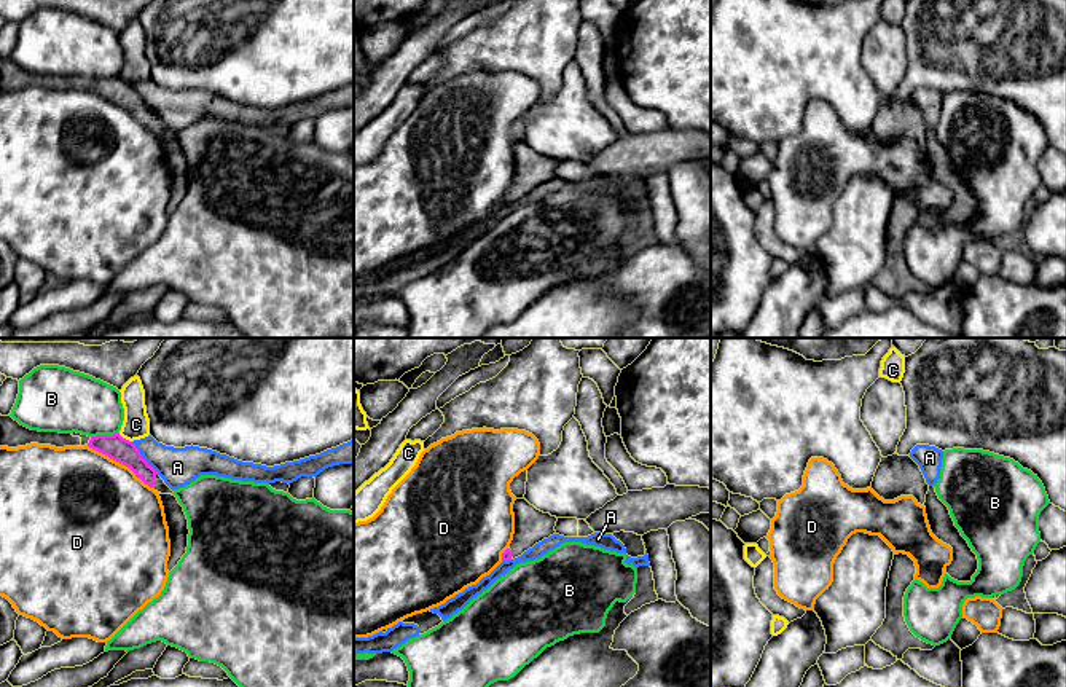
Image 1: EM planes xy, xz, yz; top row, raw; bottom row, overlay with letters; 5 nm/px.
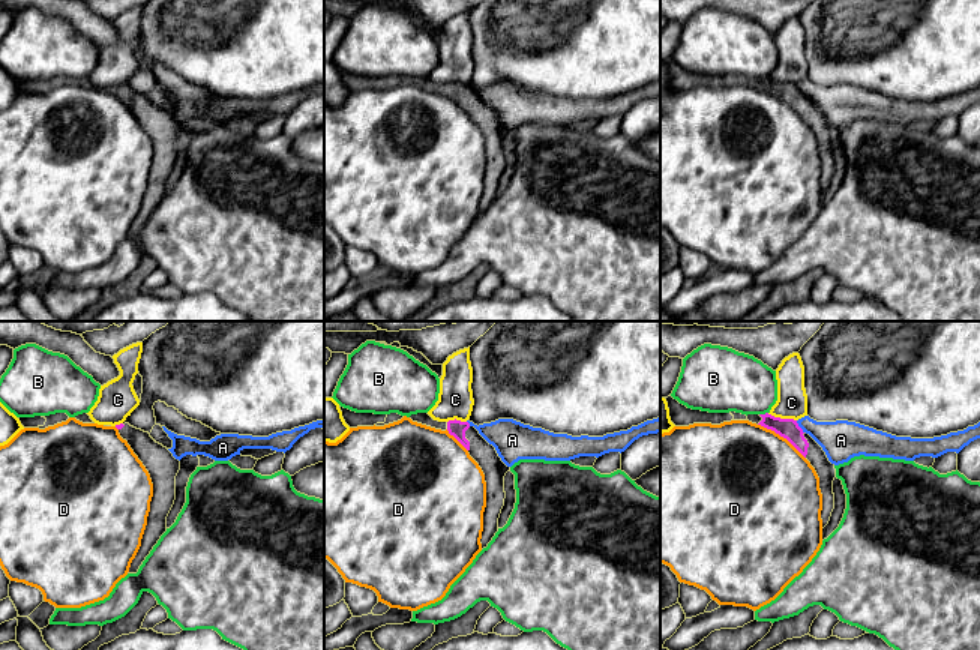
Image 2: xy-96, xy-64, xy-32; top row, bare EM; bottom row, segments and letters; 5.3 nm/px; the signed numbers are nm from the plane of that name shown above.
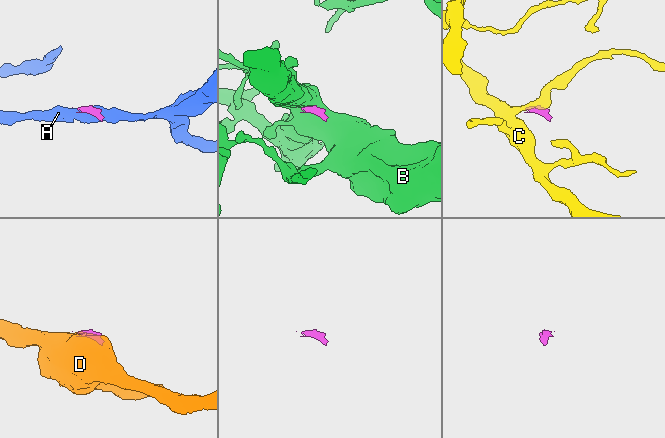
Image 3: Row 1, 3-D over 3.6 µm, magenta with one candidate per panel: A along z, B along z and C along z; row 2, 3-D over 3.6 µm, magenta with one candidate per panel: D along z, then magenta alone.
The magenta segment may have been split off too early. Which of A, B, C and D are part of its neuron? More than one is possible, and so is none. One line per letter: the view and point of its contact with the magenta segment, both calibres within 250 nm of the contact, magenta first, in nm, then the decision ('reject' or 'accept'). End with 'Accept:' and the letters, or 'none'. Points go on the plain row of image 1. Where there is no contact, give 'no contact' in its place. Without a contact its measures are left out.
A: meets magenta in xy at (142, 101); 120 nm thick on the magenta side, 190 nm on the other; reject
B: meets magenta in xy at (104, 78); 120 nm thick on the magenta side, 320 nm on the other; reject
C: meets magenta in xy at (125, 82); 120 nm thick on the magenta side, 140 nm on the other; reject
D: meets magenta in xy at (120, 105); 120 nm thick on the magenta side, 500 nm on the other; reject
Accept: none

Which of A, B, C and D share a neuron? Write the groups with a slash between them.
A / B / C / D

